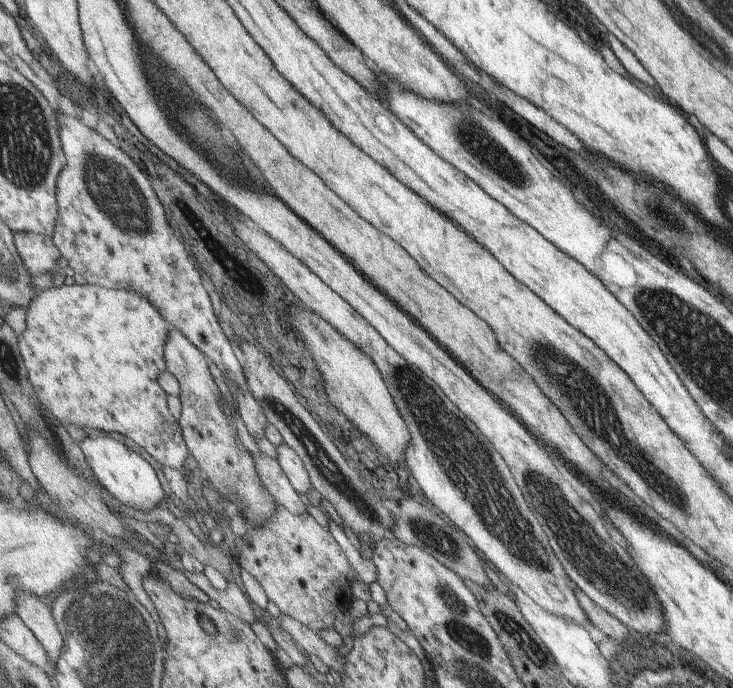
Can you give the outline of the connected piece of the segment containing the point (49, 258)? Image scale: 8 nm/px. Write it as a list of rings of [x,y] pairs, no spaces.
[[[15,233],[17,245],[24,262],[33,276],[58,271],[58,260],[63,252],[58,248],[54,238],[37,233]]]

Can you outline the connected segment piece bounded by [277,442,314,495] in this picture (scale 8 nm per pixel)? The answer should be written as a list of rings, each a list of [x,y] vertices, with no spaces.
[[[288,443],[277,447],[278,460],[284,467],[286,474],[290,477],[296,490],[304,495],[310,488],[314,488],[311,472],[308,470],[304,459]]]

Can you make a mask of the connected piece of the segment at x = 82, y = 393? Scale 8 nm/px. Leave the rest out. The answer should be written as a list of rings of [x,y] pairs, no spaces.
[[[75,284],[72,286],[52,287],[45,291],[40,291],[31,304],[27,315],[27,329],[20,335],[21,349],[31,376],[31,383],[38,393],[41,406],[48,409],[62,424],[76,424],[78,428],[89,429],[91,433],[98,433],[101,430],[104,434],[114,434],[120,432],[122,436],[128,436],[150,453],[163,466],[171,466],[179,471],[183,471],[192,456],[189,444],[187,443],[185,432],[181,423],[168,406],[169,392],[159,381],[160,376],[169,366],[166,358],[166,343],[169,339],[169,332],[172,326],[166,317],[157,309],[157,306],[140,293],[123,291],[120,289],[109,289],[101,285]]]

